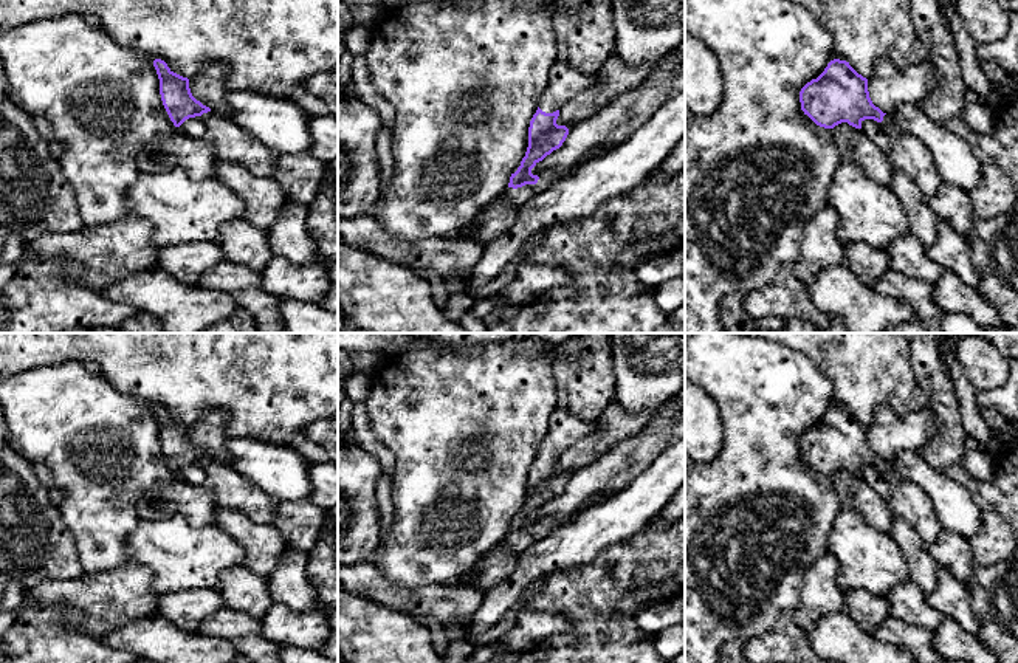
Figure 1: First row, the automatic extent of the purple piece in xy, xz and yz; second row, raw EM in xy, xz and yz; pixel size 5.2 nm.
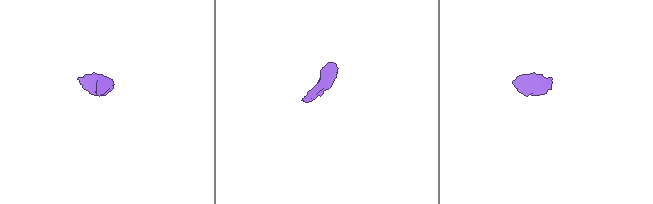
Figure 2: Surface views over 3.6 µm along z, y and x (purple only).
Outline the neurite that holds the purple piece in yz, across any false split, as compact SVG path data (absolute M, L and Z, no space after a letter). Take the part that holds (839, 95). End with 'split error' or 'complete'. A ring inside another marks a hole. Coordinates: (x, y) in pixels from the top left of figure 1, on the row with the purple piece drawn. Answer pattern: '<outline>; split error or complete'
M831 60L817 79L801 88L800 102L804 115L824 129L841 122L862 129L865 119L874 119L882 122L888 133L902 133L894 118L872 104L868 79L846 60Z; split error

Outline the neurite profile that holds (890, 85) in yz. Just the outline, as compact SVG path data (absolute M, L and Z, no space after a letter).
M880 57L868 79L868 91L872 104L892 116L902 104L920 104L934 81L936 68L930 57L910 67L897 67L889 59Z

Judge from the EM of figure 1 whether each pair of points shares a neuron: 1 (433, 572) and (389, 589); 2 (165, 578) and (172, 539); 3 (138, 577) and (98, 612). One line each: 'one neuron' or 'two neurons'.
1: two neurons
2: one neuron
3: one neuron

